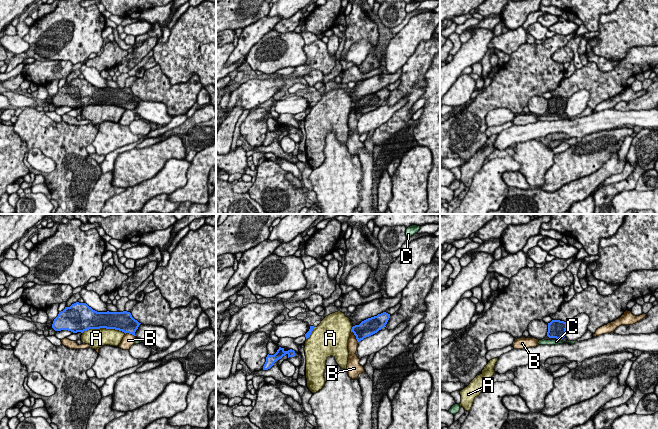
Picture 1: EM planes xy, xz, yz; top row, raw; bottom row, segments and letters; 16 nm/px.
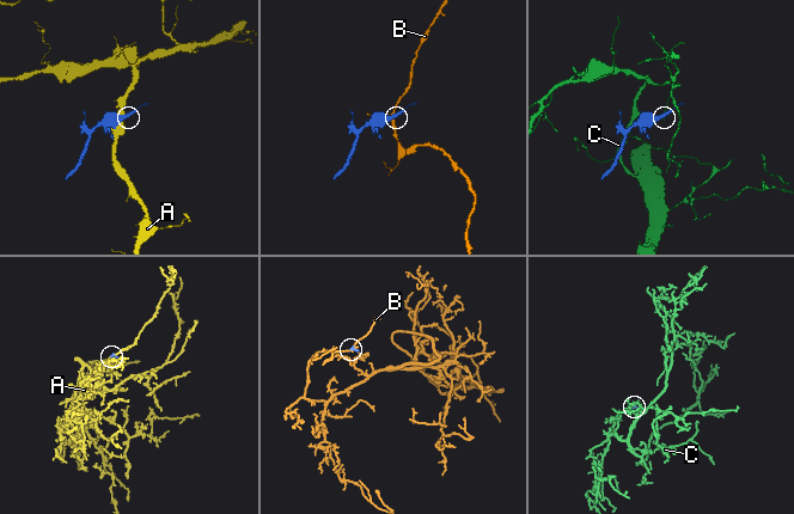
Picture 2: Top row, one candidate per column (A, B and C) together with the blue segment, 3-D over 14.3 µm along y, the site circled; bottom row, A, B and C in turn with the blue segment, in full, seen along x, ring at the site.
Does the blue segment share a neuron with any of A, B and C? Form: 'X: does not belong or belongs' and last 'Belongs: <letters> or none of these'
A: does not belong
B: does not belong
C: does not belong
Belongs: none of these

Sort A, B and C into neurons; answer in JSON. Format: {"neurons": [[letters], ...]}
{"neurons": [["A"], ["B"], ["C"]]}

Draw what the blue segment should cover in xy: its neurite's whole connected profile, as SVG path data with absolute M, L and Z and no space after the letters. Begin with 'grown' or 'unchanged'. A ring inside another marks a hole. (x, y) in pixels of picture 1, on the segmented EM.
unchanged | M76 302L59 312L52 328L55 331L68 330L73 333L89 329L115 329L135 336L139 323L130 312L97 312L86 303Z

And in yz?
unchanged | M552 320L550 323L548 323L547 336L549 338L562 340L565 337L567 325L568 323L564 321Z

